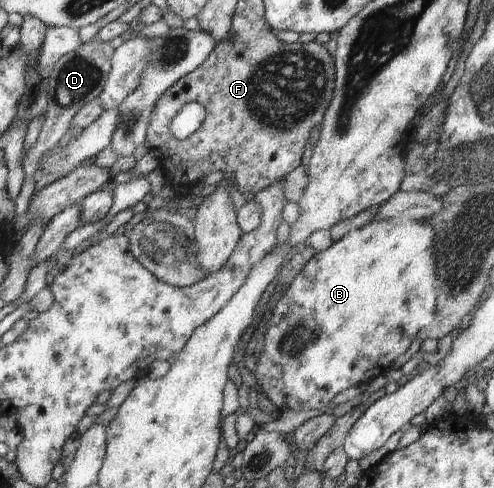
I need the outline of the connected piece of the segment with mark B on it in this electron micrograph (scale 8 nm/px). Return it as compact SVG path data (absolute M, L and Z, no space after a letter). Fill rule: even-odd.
M384 218L373 220L368 224L346 233L338 242L334 242L328 249L316 253L300 270L300 274L290 282L288 290L284 292L274 308L272 317L268 320L264 336L264 349L258 356L255 378L258 389L276 406L279 414L294 413L299 410L327 407L336 394L342 390L359 384L369 383L377 376L382 376L394 366L394 360L410 348L416 334L425 326L433 322L436 316L436 299L438 298L440 282L436 276L436 250L434 250L434 228L427 219L410 220L410 218Z

